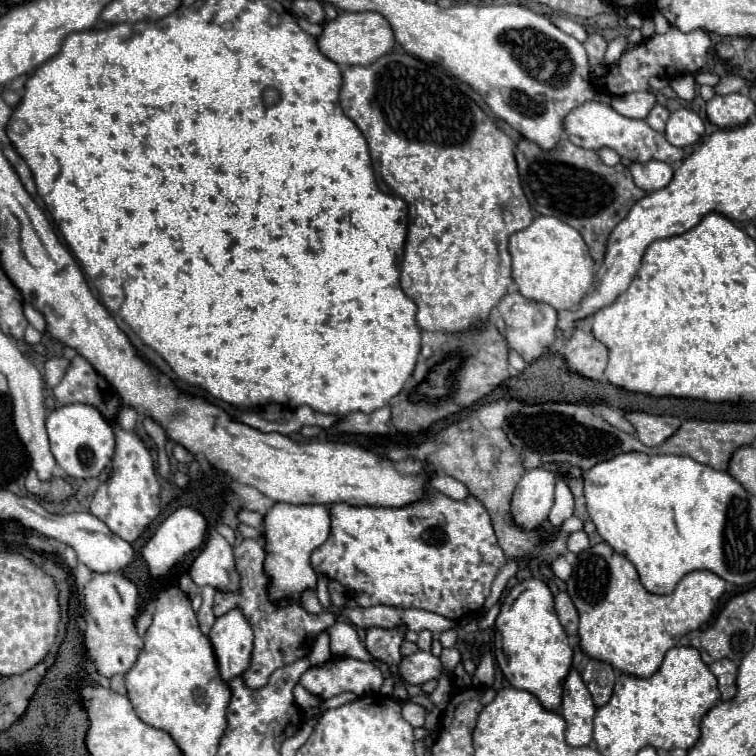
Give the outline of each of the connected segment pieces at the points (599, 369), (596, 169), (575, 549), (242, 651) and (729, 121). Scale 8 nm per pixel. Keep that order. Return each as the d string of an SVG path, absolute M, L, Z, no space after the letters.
M575 329L573 335L565 341L563 357L569 371L593 381L603 379L603 371L607 367L607 347L603 343L597 343L589 331Z
M563 137L553 151L543 151L535 143L521 139L515 157L531 209L539 215L553 215L575 227L585 239L591 257L597 263L603 261L609 233L625 219L633 203L645 195L645 191L633 183L629 169L621 163L607 167L601 163L597 151L577 147L567 137Z
M577 531L577 533L571 533L569 535L569 541L567 541L567 547L571 553L581 553L589 547L589 537L585 531Z
M239 607L215 619L209 639L217 655L221 679L225 683L247 671L253 649L253 629Z
M743 93L717 95L707 103L709 121L721 129L745 125L753 113L755 113L755 103L749 99L749 95Z

